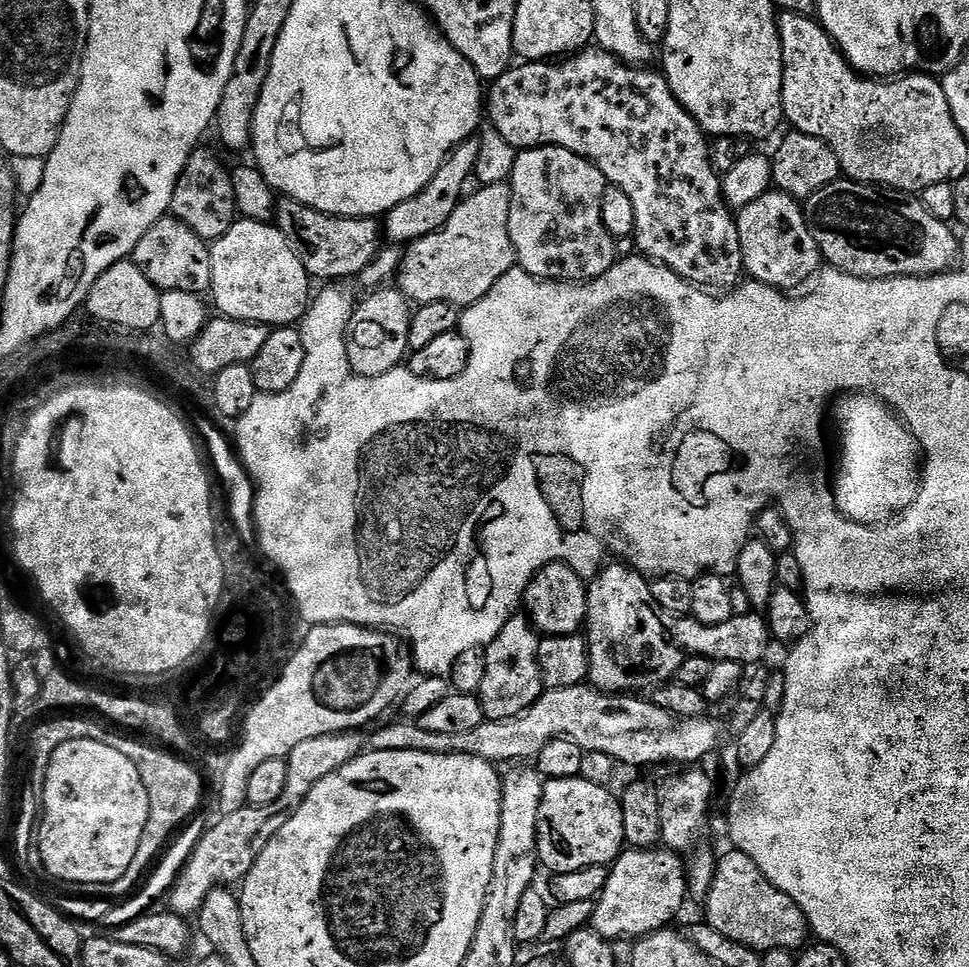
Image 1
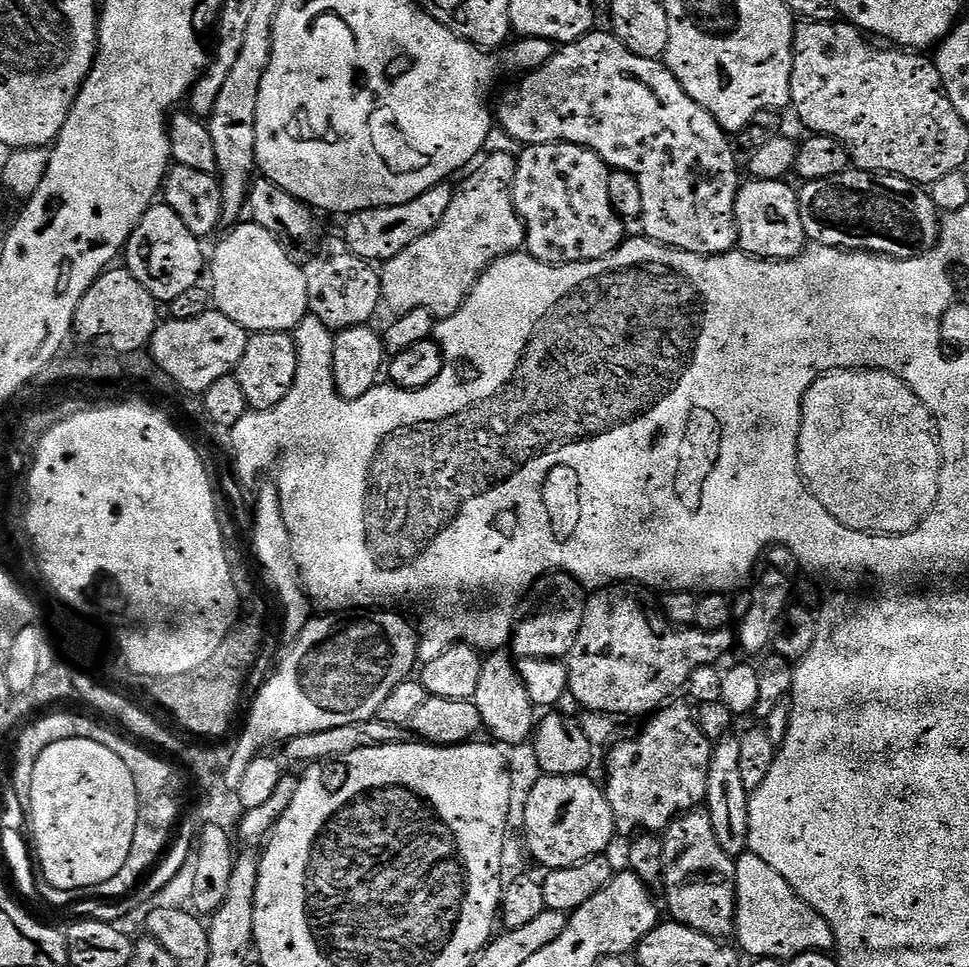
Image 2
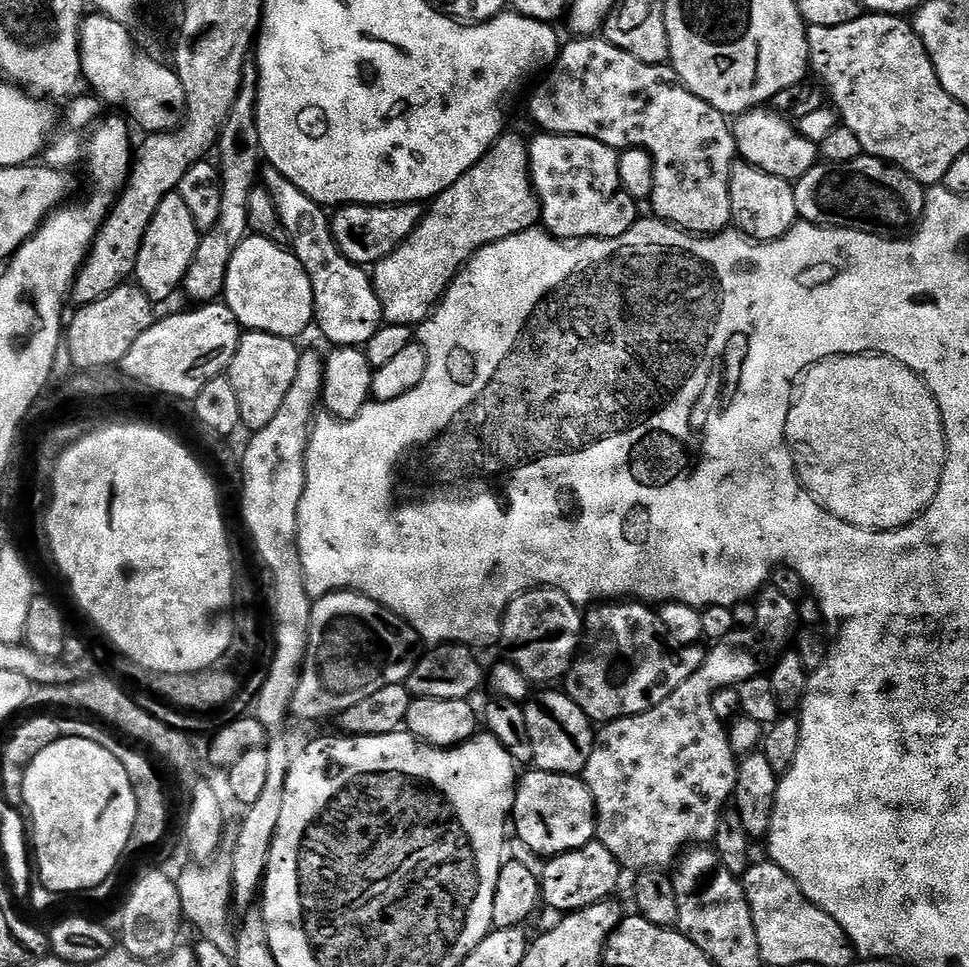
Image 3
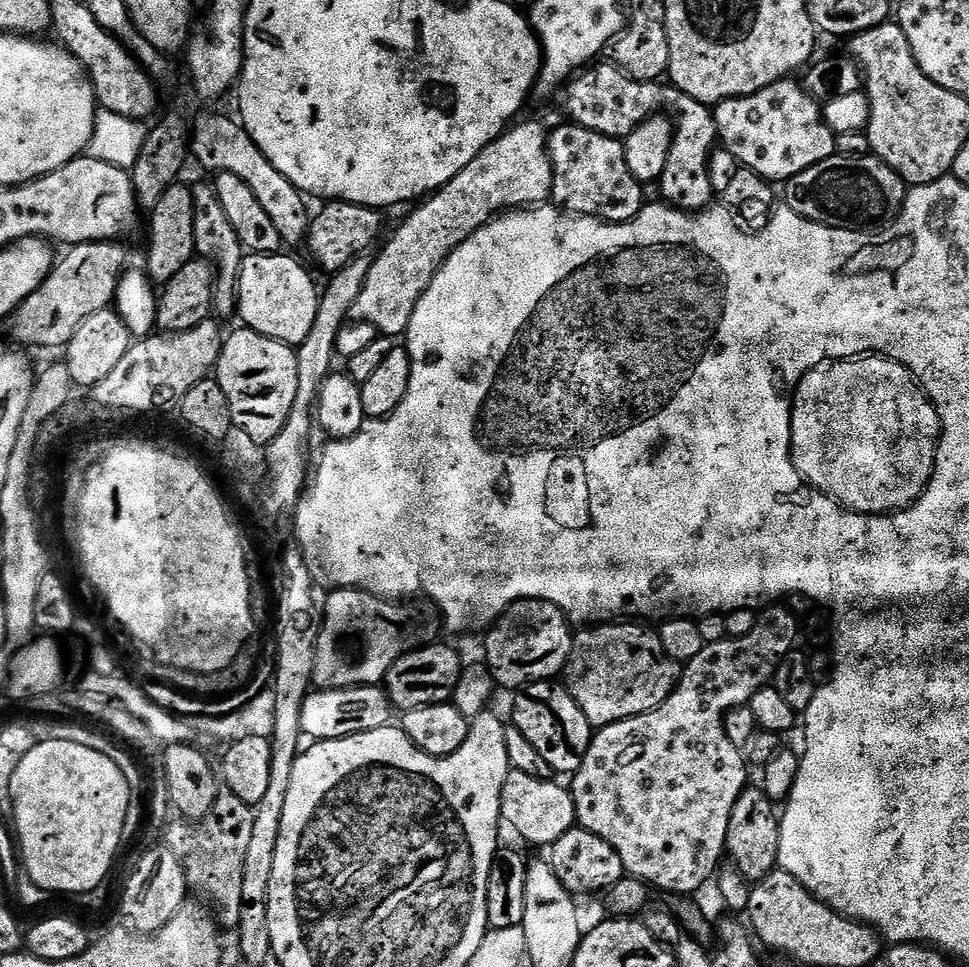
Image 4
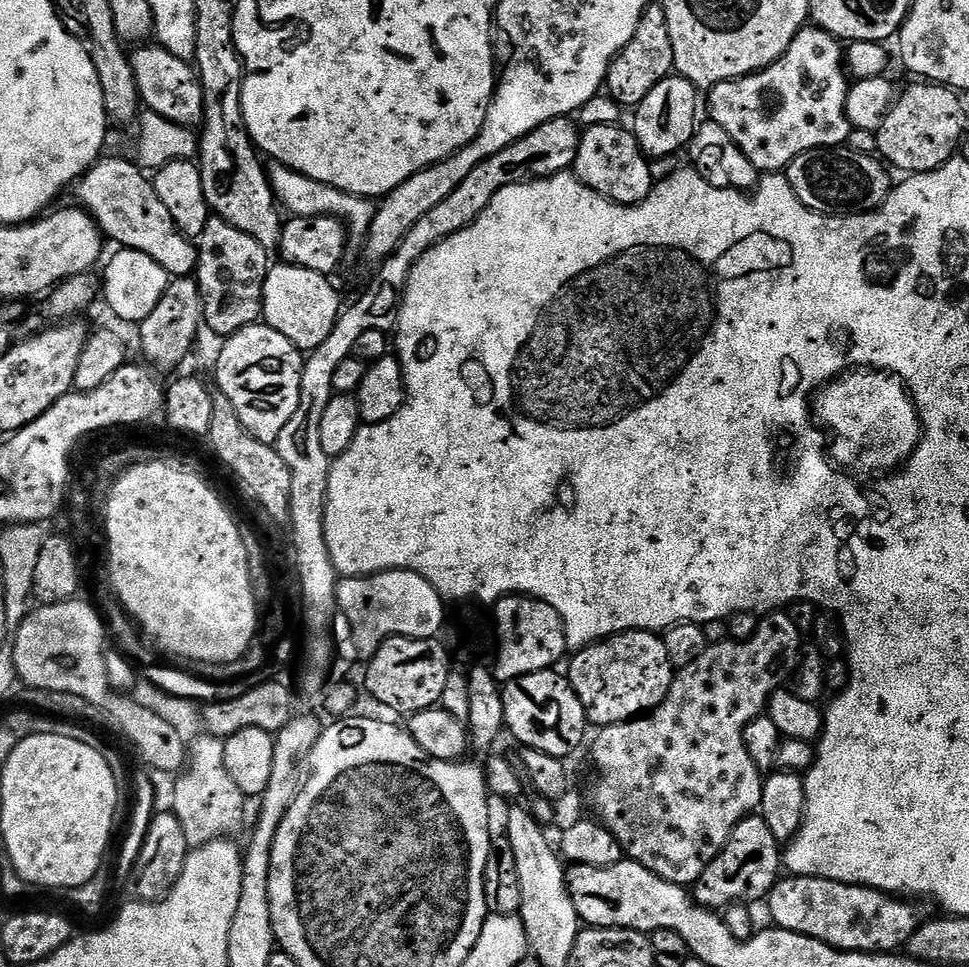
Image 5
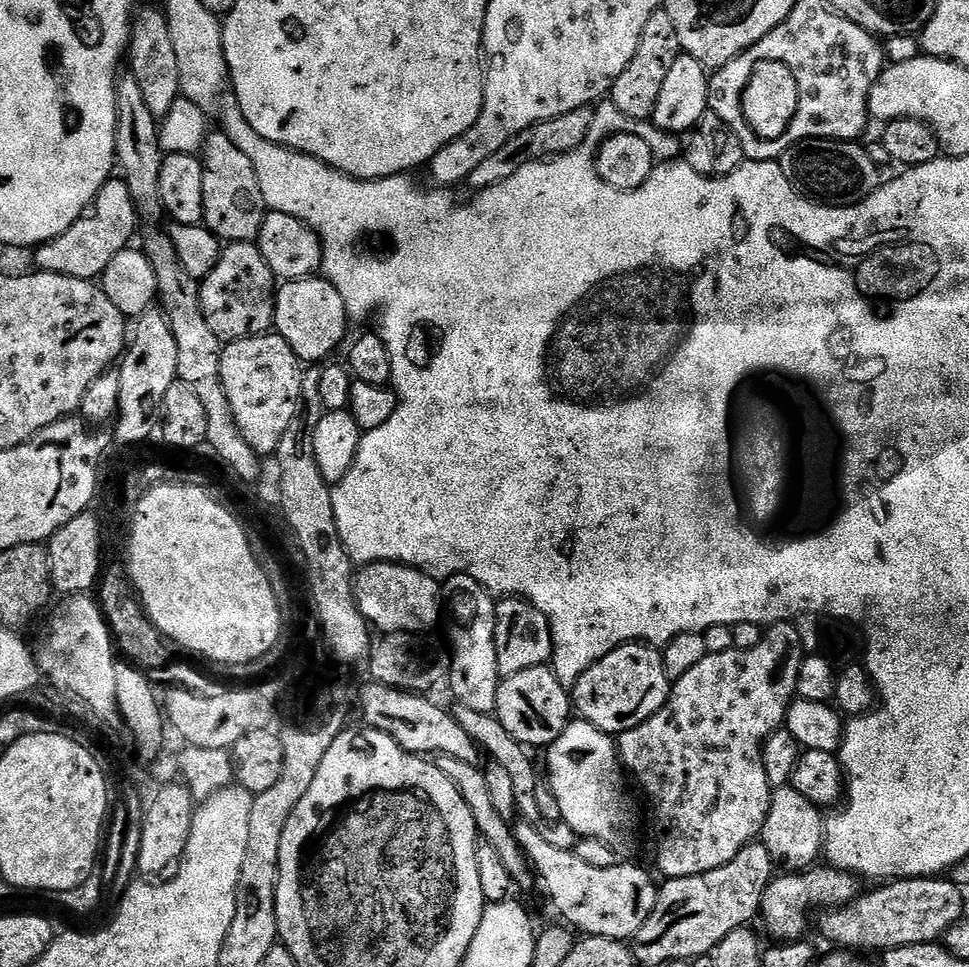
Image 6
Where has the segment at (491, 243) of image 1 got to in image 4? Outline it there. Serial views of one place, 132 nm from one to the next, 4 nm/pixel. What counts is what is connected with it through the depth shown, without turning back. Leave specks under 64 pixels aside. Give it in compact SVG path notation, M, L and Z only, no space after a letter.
M528 120L525 124L517 123L503 132L466 170L458 173L446 186L431 193L423 202L417 203L416 208L396 228L396 233L383 241L384 249L375 253L370 274L366 274L366 282L362 286L362 294L352 307L351 319L362 324L372 324L377 333L389 338L403 337L410 326L410 318L414 314L414 306L422 294L430 286L434 274L446 262L446 258L455 248L462 246L466 238L470 238L482 226L489 224L497 214L505 210L519 210L529 206L540 206L552 195L552 163L548 153L549 129L543 128L536 120Z

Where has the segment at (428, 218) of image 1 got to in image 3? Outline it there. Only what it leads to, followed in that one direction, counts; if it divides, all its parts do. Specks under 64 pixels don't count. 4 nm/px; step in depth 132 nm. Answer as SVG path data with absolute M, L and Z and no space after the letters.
M345 204L331 213L332 237L338 250L342 250L350 262L375 266L380 260L394 254L394 250L398 250L398 246L402 246L402 242L414 234L424 213L425 209L420 204Z

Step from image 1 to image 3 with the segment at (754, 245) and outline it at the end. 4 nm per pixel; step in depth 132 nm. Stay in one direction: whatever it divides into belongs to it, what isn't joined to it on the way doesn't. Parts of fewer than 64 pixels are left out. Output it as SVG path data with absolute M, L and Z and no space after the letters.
M743 162L732 165L730 194L735 227L753 241L780 240L798 222L795 187L789 181L766 174L754 166Z

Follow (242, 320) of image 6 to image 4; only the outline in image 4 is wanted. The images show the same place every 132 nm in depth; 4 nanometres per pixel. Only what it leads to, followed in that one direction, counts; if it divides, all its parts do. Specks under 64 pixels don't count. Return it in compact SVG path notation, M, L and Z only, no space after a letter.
M193 183L191 189L196 211L194 214L195 255L201 260L208 261L216 273L212 311L217 317L235 317L240 302L240 268L245 262L246 250L241 246L238 234L234 234L234 226L230 226L230 218L226 218L226 210L222 210L222 202L218 200L215 183Z

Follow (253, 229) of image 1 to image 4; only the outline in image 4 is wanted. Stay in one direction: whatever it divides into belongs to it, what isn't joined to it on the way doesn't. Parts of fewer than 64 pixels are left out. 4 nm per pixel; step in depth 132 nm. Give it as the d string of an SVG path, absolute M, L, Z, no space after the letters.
M252 254L240 268L238 316L243 327L253 328L266 338L298 346L310 334L318 314L320 297L312 276L292 256Z

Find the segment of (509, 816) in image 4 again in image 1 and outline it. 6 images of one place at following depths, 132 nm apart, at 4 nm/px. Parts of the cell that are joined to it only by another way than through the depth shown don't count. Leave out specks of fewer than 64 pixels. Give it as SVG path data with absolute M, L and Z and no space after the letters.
M575 776L565 780L548 780L544 785L538 810L536 850L539 863L543 867L545 864L549 873L582 870L599 864L611 866L625 851L622 810L617 793L584 779Z

